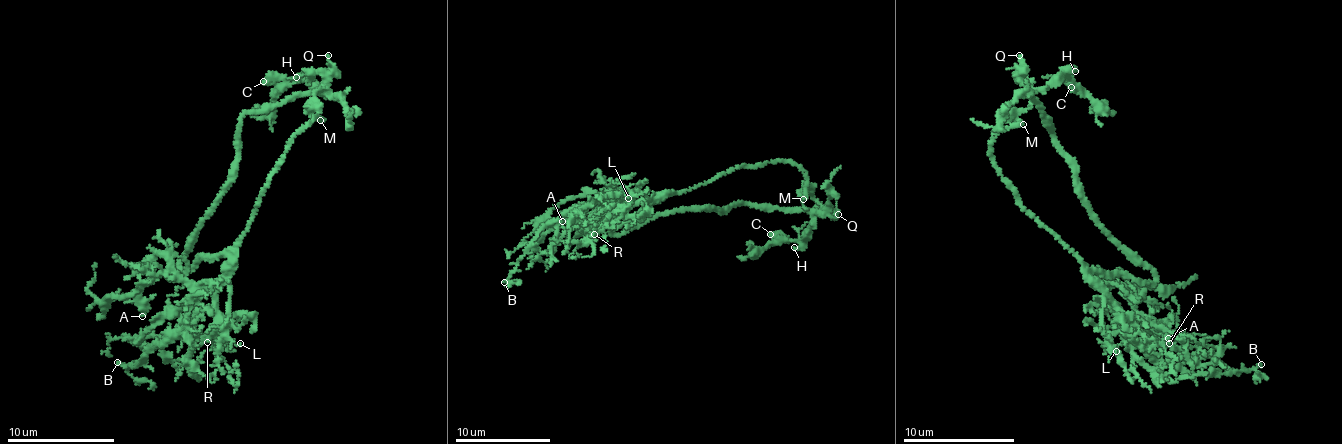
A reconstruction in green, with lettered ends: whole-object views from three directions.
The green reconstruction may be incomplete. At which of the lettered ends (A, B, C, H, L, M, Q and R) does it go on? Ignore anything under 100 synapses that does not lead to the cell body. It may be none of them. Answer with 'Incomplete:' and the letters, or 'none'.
Incomplete: M

